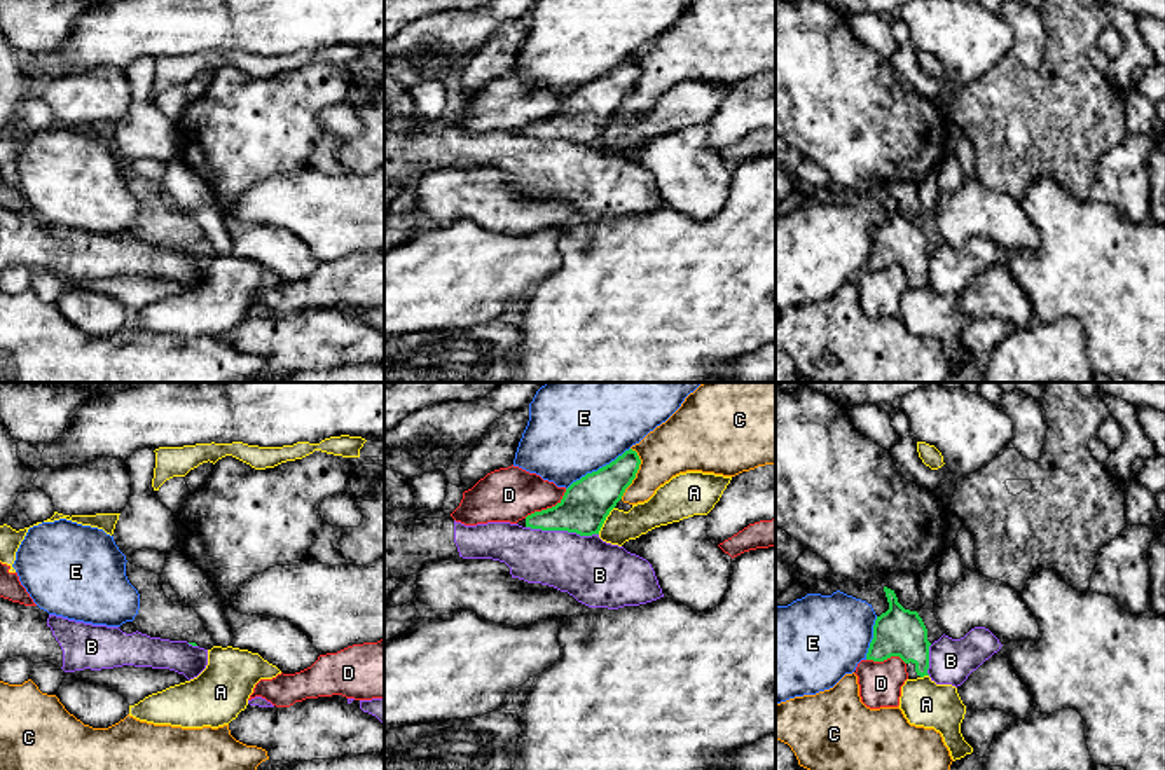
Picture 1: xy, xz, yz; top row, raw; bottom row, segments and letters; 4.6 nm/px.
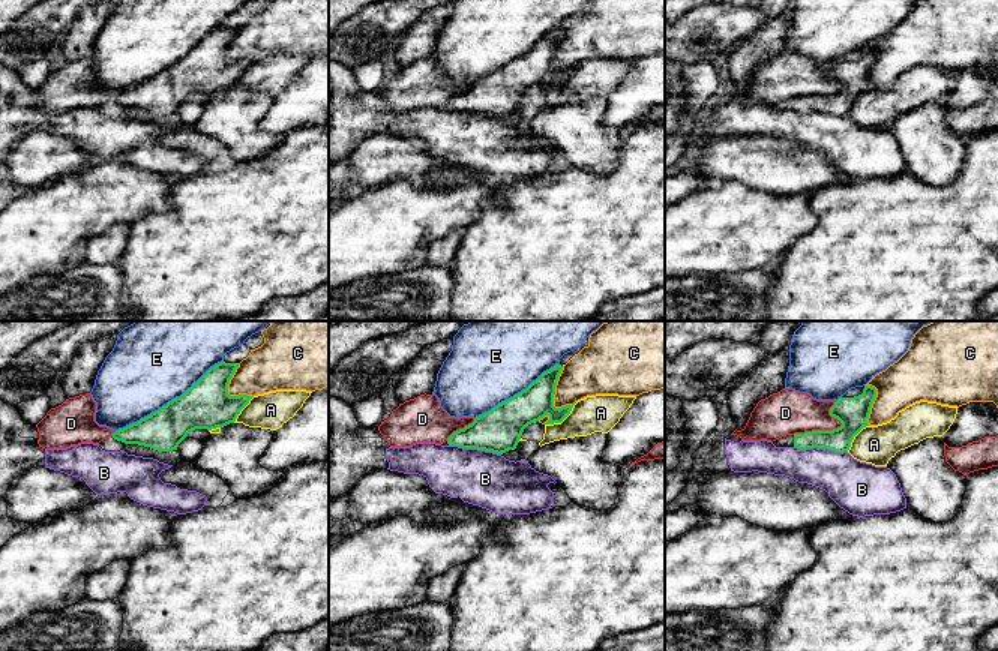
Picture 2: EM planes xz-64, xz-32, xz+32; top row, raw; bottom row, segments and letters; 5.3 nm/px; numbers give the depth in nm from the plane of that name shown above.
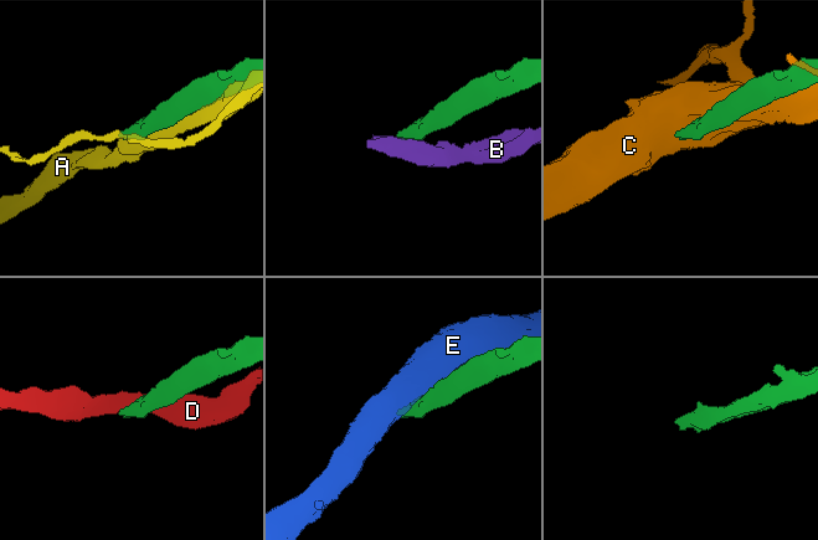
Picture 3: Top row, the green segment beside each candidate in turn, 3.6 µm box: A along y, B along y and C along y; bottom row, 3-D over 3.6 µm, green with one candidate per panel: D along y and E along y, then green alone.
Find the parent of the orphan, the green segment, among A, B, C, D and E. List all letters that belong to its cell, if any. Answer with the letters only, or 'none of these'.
none of these

